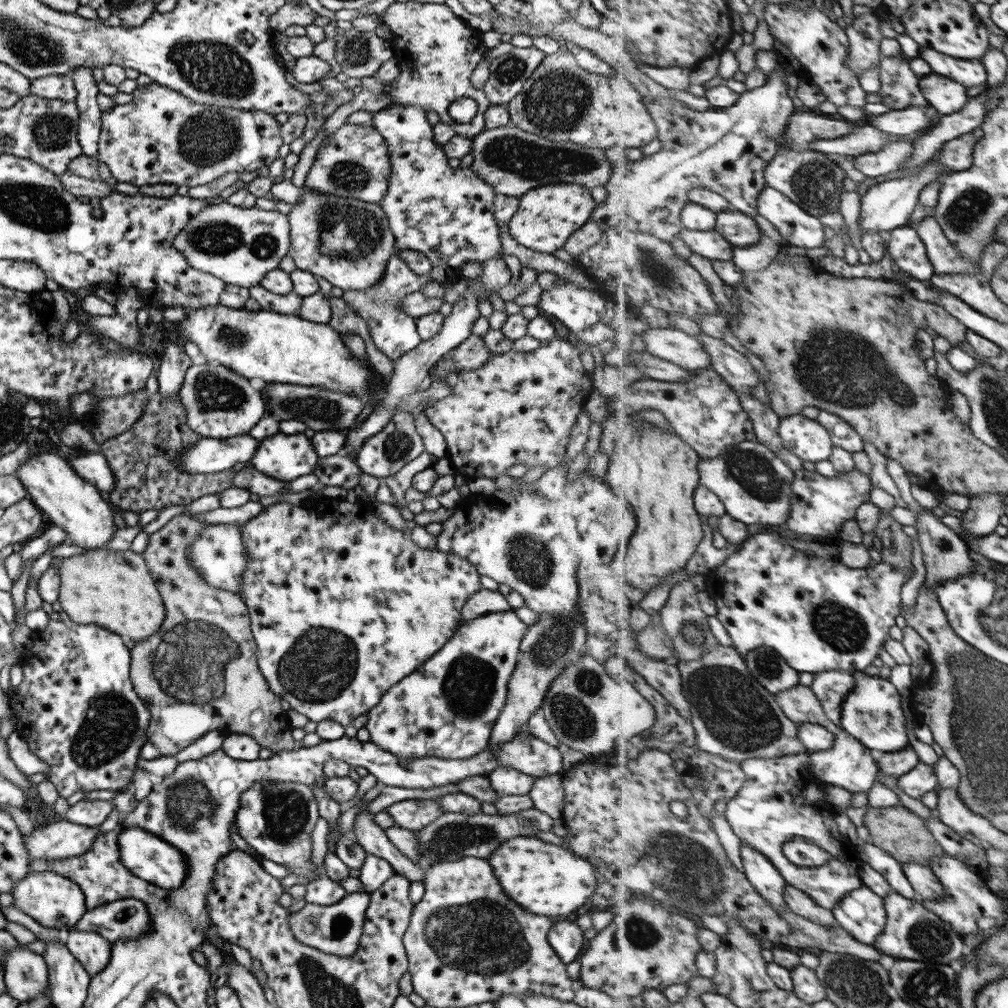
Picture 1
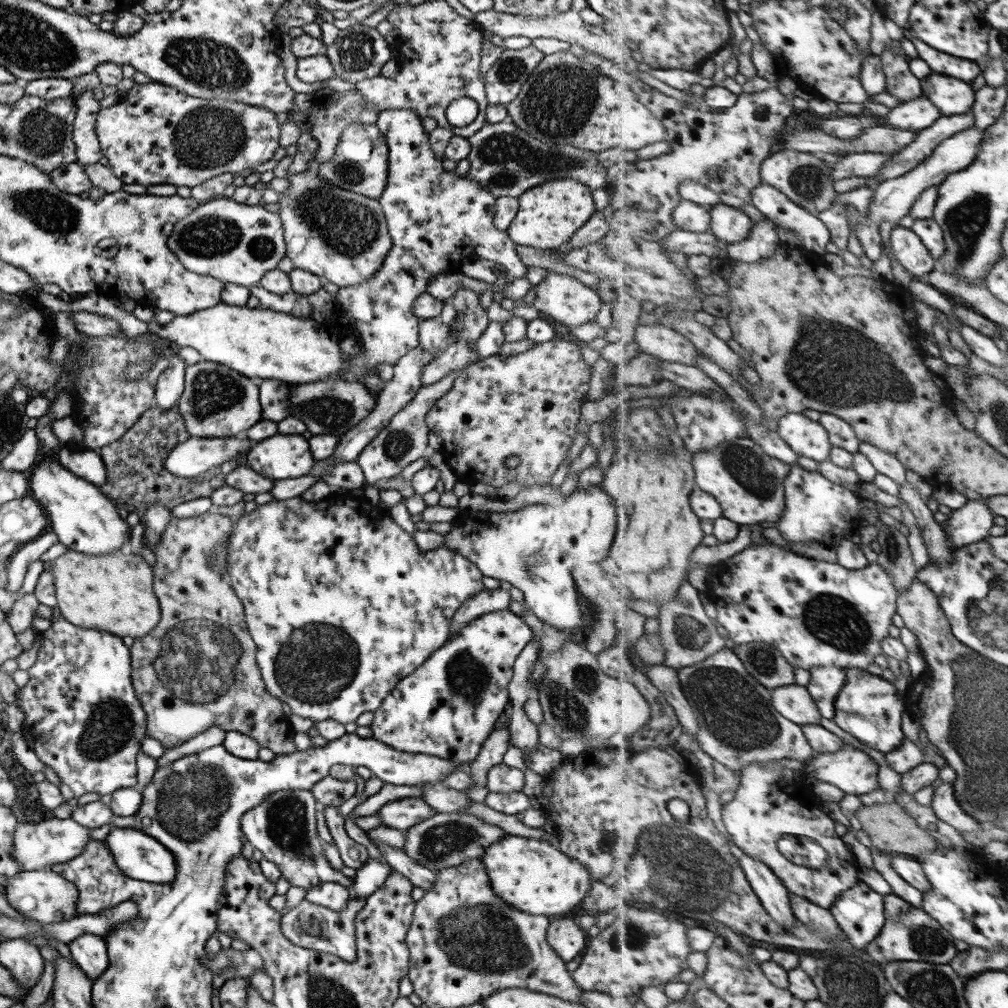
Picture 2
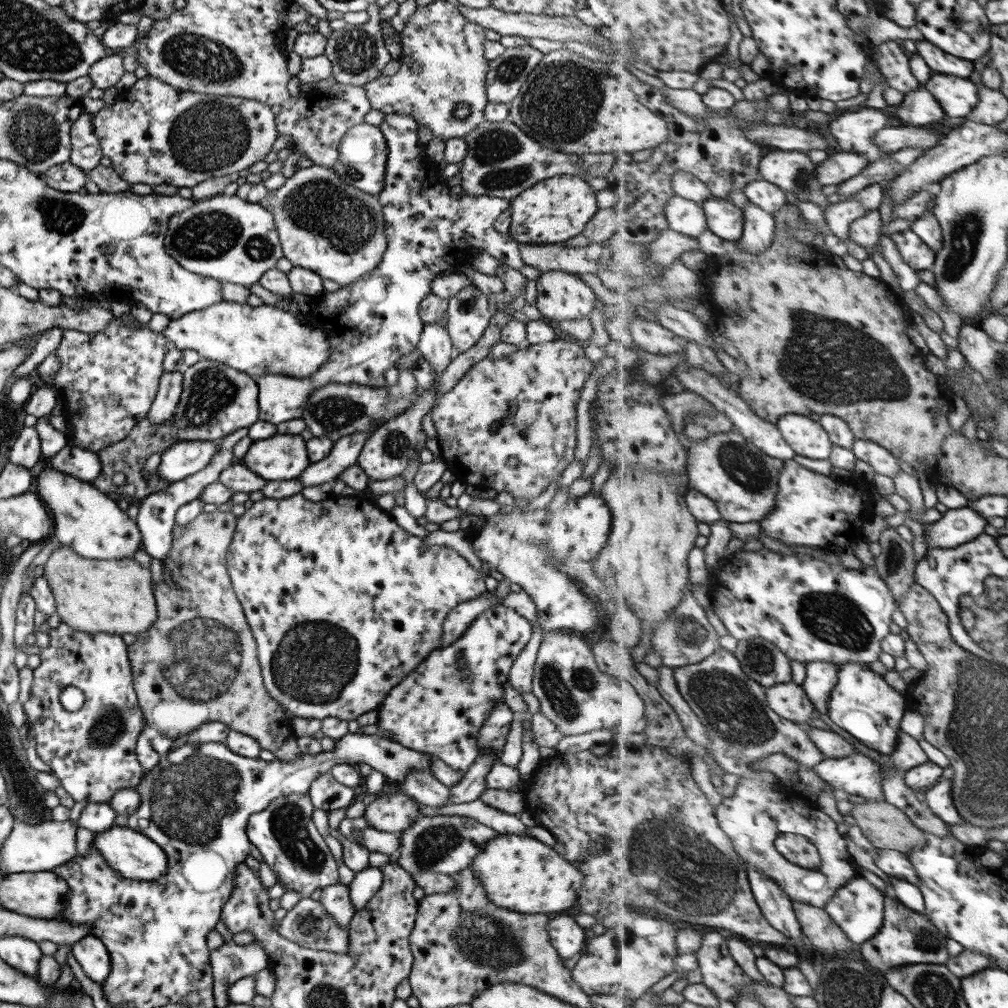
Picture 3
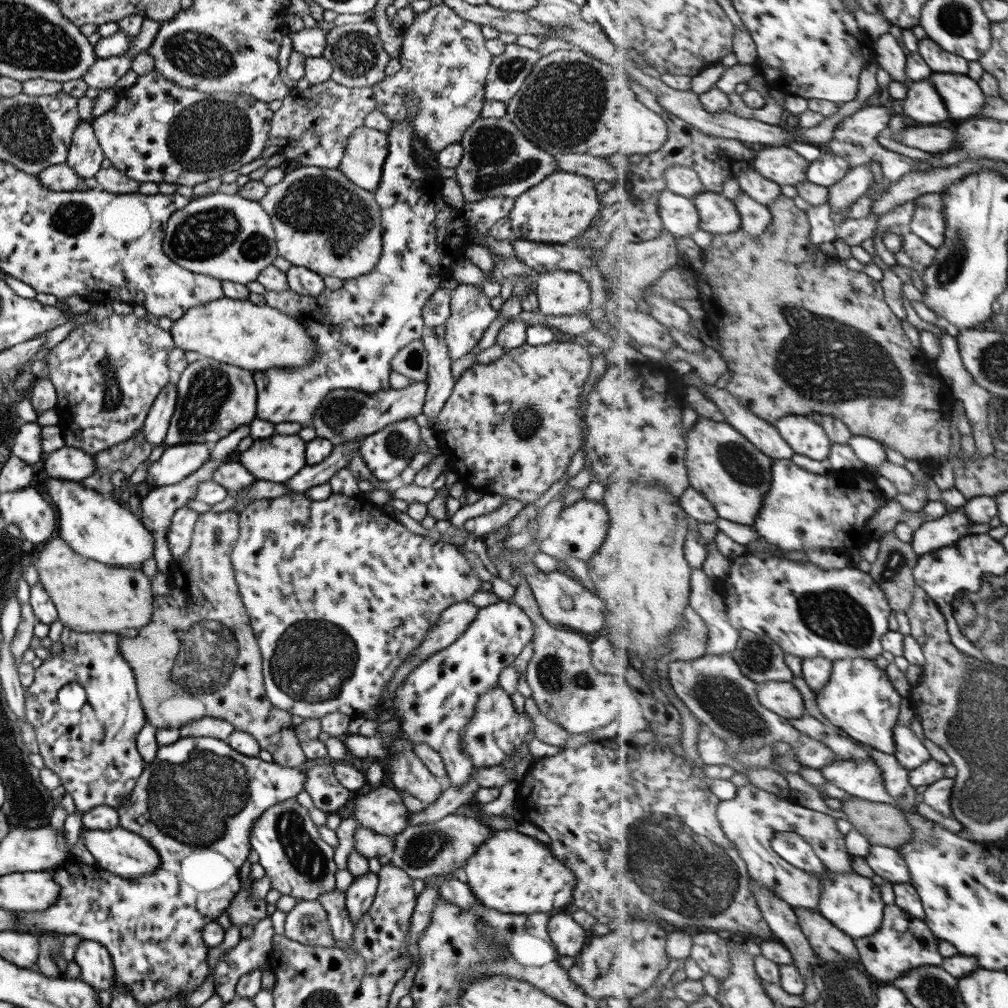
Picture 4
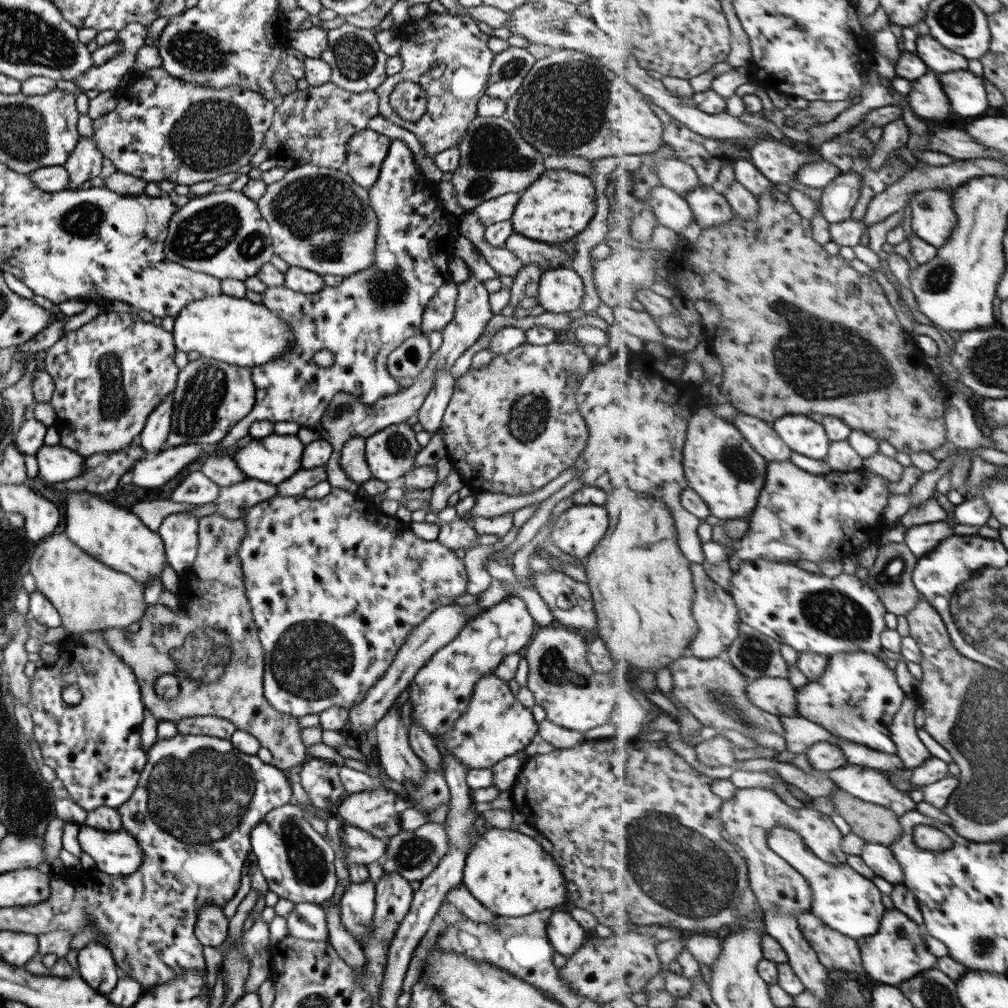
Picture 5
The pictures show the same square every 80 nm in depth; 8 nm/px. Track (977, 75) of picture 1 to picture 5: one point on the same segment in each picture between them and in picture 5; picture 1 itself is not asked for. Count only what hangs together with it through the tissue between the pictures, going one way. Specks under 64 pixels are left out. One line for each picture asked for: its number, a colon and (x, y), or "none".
2: (943, 63)
3: (940, 61)
4: (940, 60)
5: (938, 58)

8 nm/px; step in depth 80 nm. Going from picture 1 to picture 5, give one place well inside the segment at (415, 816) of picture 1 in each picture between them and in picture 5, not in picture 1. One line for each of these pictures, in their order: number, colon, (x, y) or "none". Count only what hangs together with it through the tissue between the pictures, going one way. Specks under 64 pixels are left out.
2: (401, 814)
3: (393, 813)
4: (379, 809)
5: (373, 811)

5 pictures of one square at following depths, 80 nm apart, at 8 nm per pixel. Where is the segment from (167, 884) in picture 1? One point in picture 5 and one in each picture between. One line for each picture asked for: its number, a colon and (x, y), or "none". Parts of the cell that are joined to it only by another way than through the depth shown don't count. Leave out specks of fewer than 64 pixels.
2: (139, 856)
3: (132, 855)
4: (124, 853)
5: (115, 853)

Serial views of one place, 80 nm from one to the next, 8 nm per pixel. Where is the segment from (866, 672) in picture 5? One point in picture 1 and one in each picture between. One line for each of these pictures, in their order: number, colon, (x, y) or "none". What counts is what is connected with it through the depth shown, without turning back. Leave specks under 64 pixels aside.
1: (873, 713)
2: (870, 709)
3: (863, 704)
4: (860, 700)

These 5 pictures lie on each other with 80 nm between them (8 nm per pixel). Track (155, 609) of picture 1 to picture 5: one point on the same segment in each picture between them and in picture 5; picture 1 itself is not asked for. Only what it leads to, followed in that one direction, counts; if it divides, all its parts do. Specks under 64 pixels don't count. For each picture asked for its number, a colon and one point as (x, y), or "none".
2: (113, 592)
3: (92, 596)
4: (88, 596)
5: (88, 596)

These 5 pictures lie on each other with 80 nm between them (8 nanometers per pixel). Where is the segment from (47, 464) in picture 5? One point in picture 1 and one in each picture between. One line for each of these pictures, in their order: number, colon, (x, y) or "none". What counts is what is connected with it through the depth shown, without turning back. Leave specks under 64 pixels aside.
1: (92, 467)
2: (86, 464)
3: (79, 463)
4: (66, 463)

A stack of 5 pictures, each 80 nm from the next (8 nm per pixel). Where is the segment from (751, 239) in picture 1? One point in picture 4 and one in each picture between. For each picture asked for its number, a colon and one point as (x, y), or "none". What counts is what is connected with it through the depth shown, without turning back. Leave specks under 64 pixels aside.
2: (729, 223)
3: (725, 220)
4: (718, 215)

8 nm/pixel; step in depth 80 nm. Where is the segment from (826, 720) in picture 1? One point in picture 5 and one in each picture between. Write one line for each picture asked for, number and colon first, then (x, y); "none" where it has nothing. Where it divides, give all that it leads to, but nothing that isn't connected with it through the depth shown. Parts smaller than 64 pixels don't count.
2: (795, 702)
3: (790, 700)
4: (782, 697)
5: (778, 696)

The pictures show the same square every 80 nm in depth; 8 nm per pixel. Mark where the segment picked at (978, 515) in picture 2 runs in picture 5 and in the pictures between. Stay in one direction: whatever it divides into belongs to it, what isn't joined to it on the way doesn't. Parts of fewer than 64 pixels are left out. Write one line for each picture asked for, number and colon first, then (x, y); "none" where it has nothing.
3: (956, 527)
4: (955, 525)
5: (922, 540)

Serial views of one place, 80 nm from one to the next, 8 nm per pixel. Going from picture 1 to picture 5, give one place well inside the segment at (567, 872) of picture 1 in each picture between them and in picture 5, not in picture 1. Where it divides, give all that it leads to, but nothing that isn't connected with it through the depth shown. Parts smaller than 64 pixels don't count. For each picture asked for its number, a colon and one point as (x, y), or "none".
2: (533, 877)
3: (518, 873)
4: (510, 872)
5: (508, 872)

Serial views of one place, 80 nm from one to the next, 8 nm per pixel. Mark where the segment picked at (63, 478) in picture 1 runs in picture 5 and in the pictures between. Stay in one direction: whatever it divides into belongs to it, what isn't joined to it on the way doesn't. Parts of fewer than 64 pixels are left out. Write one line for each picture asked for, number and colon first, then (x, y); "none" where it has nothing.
2: (85, 521)
3: (85, 520)
4: (97, 528)
5: (112, 535)

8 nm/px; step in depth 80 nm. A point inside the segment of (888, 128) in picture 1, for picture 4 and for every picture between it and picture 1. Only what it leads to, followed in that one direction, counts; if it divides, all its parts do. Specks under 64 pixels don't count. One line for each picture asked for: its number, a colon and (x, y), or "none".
2: (920, 113)
3: (919, 108)
4: (922, 105)

